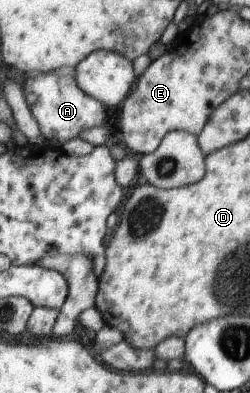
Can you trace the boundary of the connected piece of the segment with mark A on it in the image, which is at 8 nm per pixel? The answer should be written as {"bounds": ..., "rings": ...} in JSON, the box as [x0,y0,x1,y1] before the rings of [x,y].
{"bounds":[22,70,106,142],"rings":[[[69,70],[29,75],[22,85],[26,103],[39,123],[42,135],[48,140],[67,142],[80,137],[83,129],[106,125],[106,108],[78,87],[76,78]]]}

